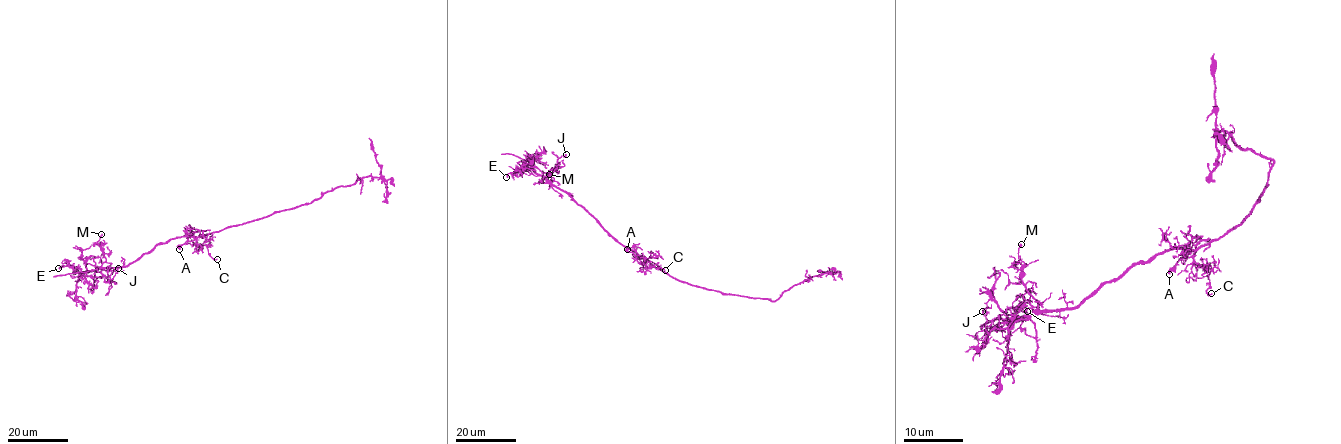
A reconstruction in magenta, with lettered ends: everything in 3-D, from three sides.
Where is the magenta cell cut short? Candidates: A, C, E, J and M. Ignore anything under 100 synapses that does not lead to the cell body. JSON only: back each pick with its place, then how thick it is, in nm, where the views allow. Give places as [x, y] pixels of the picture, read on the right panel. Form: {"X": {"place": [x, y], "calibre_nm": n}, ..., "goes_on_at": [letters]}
{"goes_on_at": []}

